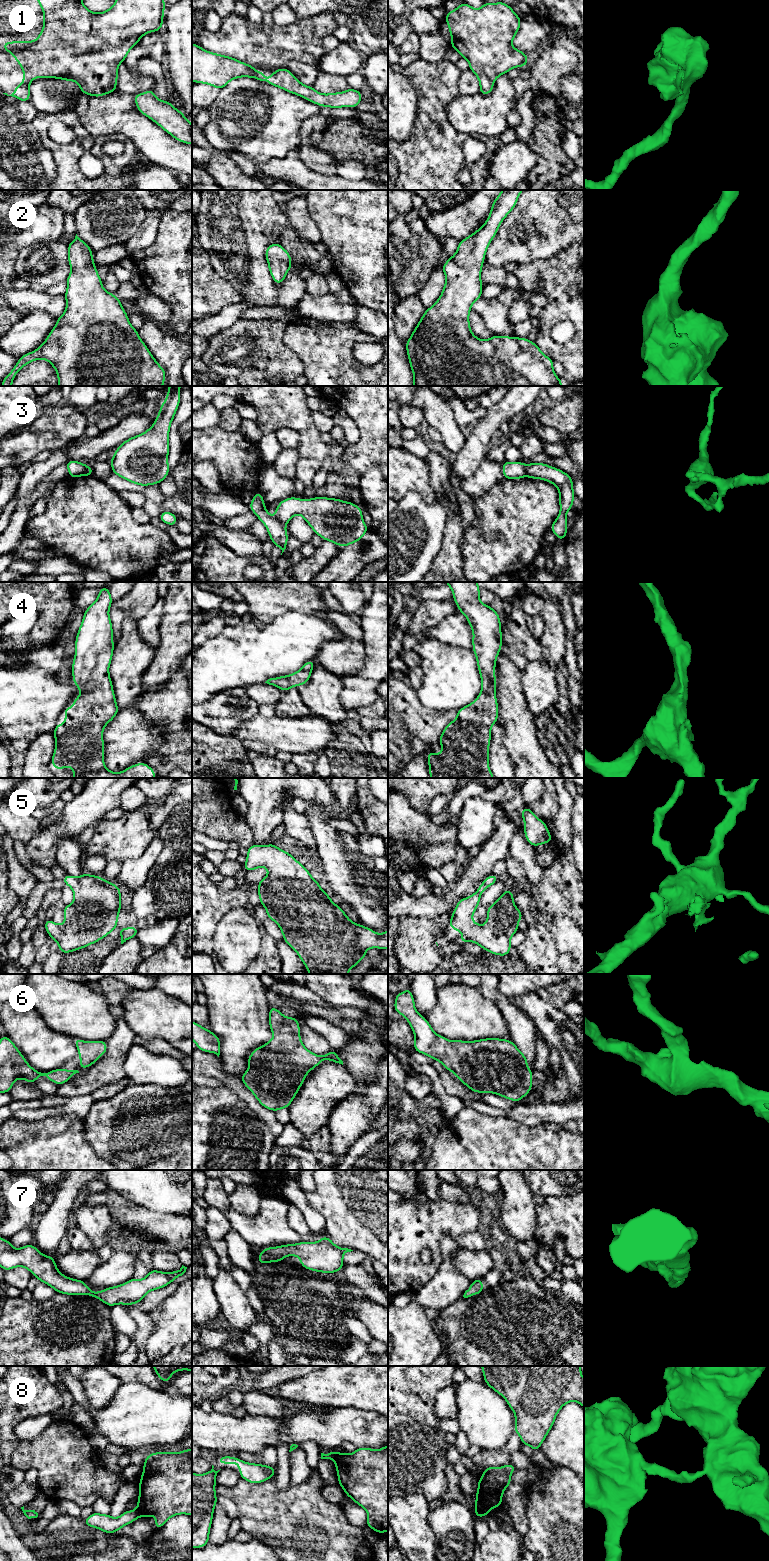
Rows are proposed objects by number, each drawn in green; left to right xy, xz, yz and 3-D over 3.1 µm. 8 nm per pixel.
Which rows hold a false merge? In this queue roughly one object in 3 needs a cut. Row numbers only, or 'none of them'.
3, 8

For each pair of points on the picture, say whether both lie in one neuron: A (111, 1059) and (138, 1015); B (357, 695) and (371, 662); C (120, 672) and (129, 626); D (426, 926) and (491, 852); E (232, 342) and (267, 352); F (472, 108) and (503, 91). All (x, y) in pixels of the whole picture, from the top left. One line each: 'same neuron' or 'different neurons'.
A: different neurons
B: same neuron
C: same neuron
D: different neurons
E: same neuron
F: same neuron

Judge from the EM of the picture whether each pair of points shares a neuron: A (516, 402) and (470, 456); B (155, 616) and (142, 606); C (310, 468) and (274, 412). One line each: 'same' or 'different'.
A: same
B: different
C: different

